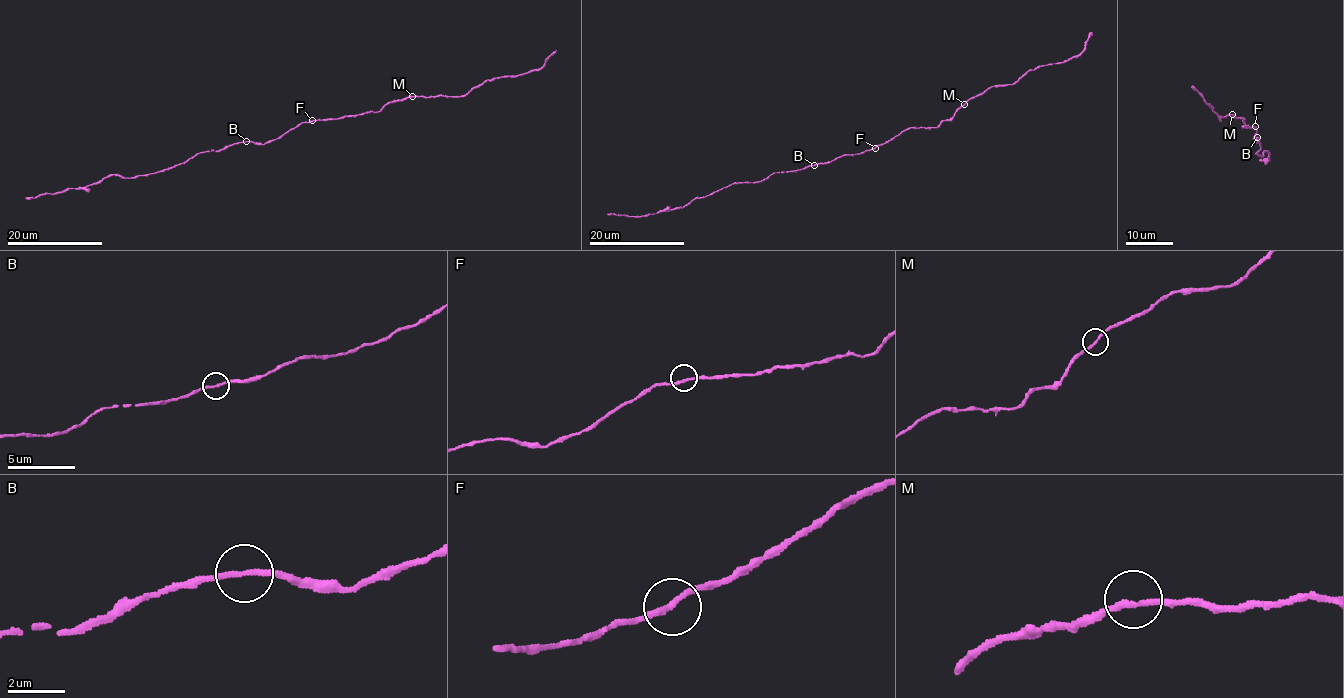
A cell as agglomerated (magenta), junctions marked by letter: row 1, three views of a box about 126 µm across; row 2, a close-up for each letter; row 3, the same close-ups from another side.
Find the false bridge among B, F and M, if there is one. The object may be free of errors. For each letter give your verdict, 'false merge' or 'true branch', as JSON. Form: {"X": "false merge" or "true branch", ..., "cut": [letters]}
{"B": "true branch", "F": "true branch", "M": "true branch", "cut": []}

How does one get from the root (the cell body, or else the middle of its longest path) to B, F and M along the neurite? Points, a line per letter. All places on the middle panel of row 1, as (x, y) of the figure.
B: (862, 153), (843, 155), (814, 165)
F: (862, 153), (875, 148)
M: (862, 153), (888, 143), (911, 127), (938, 127), (951, 119), (964, 104)

